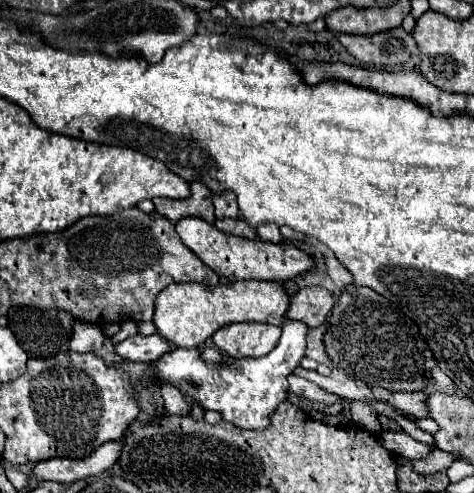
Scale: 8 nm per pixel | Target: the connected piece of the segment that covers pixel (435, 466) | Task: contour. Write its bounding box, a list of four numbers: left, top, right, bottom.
[412,448,456,476]

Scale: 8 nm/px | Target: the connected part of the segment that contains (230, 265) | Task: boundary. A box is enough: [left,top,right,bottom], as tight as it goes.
[176,218,314,280]

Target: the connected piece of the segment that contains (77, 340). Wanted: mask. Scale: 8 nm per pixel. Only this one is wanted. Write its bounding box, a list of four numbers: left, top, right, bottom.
[68,322,104,354]

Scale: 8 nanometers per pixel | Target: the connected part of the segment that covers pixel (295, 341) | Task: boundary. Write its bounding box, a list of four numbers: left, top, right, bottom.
[140,320,308,430]

